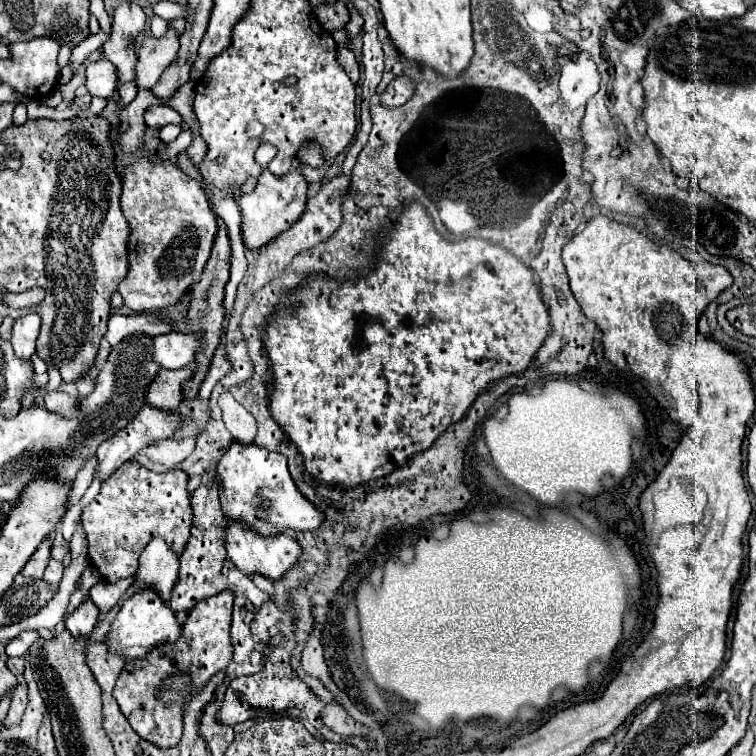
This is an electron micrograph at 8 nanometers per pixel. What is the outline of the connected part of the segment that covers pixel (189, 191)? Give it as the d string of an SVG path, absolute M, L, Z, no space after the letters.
M158 156L138 158L124 174L120 208L124 218L130 224L130 242L128 242L128 260L130 270L120 282L118 292L124 298L124 304L142 314L142 312L160 312L176 304L194 282L200 280L200 274L208 262L210 248L216 234L216 216L210 208L210 202L204 198L202 186L188 178L176 164L170 160L158 160Z

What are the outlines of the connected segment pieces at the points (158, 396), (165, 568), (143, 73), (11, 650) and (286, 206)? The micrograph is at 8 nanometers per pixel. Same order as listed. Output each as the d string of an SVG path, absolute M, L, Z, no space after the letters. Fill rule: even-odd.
M190 368L180 370L160 370L146 390L146 404L172 412L182 402L182 382L192 376Z
M154 538L140 554L140 566L132 584L134 592L154 590L166 602L176 584L178 566L178 554L172 554L162 538Z
M168 28L162 38L146 38L136 62L136 86L138 90L152 90L162 72L176 60L178 34Z
M32 630L20 632L14 640L10 640L6 644L6 654L8 656L24 656L26 650L32 646L32 642L36 642L36 636L38 636L38 632L32 632Z
M264 170L264 174L260 174L258 178L256 188L240 196L244 246L248 250L258 250L266 242L274 240L280 232L288 230L288 226L296 222L296 218L300 218L300 214L304 212L306 200L308 200L308 184L304 182L302 174L296 174L296 170L292 170L292 174L276 176L270 170Z

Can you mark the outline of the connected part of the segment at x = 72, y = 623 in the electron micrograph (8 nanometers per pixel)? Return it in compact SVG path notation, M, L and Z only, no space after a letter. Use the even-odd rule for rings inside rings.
M88 600L80 604L74 614L66 616L64 624L74 638L90 638L96 626L96 620L98 620L98 608L92 604L92 600Z

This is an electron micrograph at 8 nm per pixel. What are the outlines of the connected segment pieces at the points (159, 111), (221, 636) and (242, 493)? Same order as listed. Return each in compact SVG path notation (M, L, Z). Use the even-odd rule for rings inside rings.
M154 104L154 106L148 106L146 108L146 114L144 114L144 122L148 126L166 126L166 124L182 124L182 116L170 108L170 106L162 106L162 104Z
M224 590L218 596L210 596L192 608L186 622L182 624L180 638L174 644L164 644L162 648L158 646L156 650L152 650L152 654L148 654L146 660L126 662L112 694L122 714L126 716L126 720L140 738L152 742L158 748L172 748L180 742L184 728L182 722L184 702L164 704L160 700L164 680L174 674L184 674L190 676L190 686L194 692L202 690L206 682L216 672L226 668L228 662L232 660L230 622L232 622L232 592Z
M232 442L216 464L220 478L220 502L226 518L244 518L258 534L290 530L316 530L324 522L318 512L296 488L286 468L286 456L256 444Z

